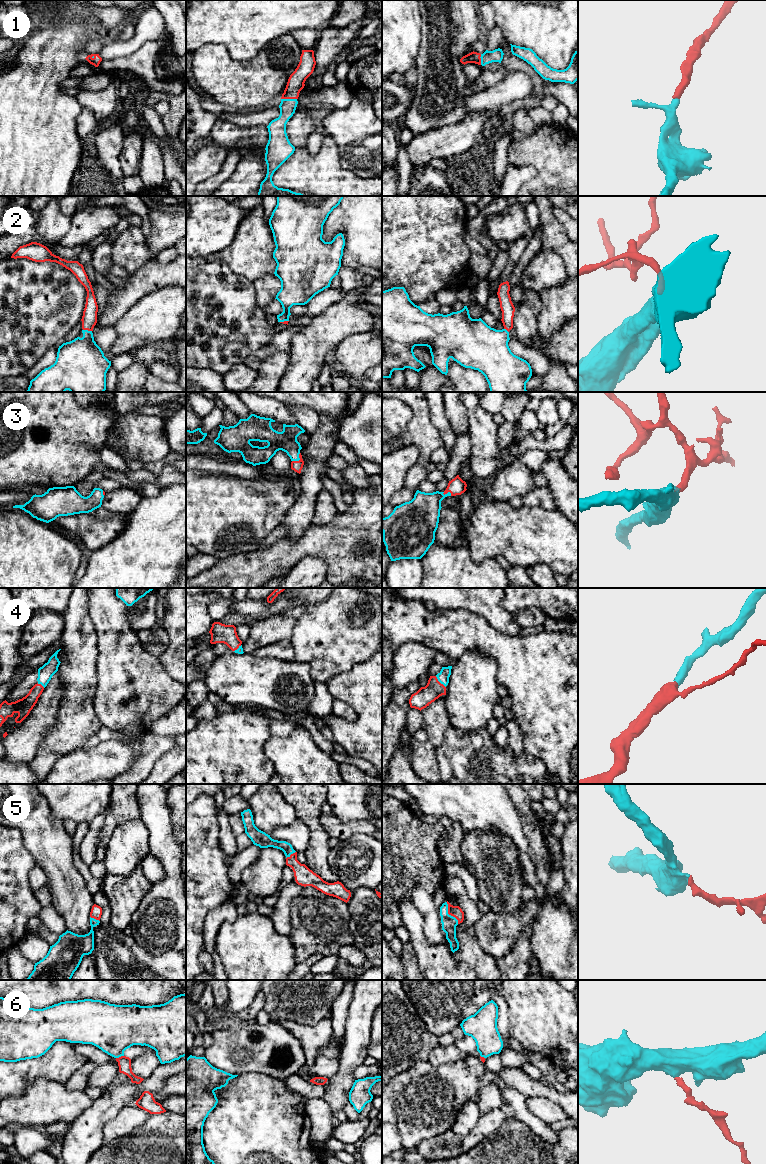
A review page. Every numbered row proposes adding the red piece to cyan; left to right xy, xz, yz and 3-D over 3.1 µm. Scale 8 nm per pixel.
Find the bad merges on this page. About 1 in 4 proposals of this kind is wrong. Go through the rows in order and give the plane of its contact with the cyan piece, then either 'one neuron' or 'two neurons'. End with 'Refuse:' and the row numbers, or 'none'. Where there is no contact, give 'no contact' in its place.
1: meets cyan in xz; one neuron
2: meets cyan in xy; one neuron
3: meets cyan in xz; one neuron
4: meets cyan in yz; one neuron
5: meets cyan in yz; one neuron
6: meets cyan in xy; two neurons
Refuse: 6

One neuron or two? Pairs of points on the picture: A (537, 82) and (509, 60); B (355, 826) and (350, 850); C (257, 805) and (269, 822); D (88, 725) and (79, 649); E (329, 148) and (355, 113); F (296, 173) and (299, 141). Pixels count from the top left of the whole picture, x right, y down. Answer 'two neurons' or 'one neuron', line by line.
A: one neuron
B: two neurons
C: one neuron
D: one neuron
E: two neurons
F: two neurons

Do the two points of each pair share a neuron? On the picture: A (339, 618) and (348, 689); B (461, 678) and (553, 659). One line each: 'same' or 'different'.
A: different
B: different

